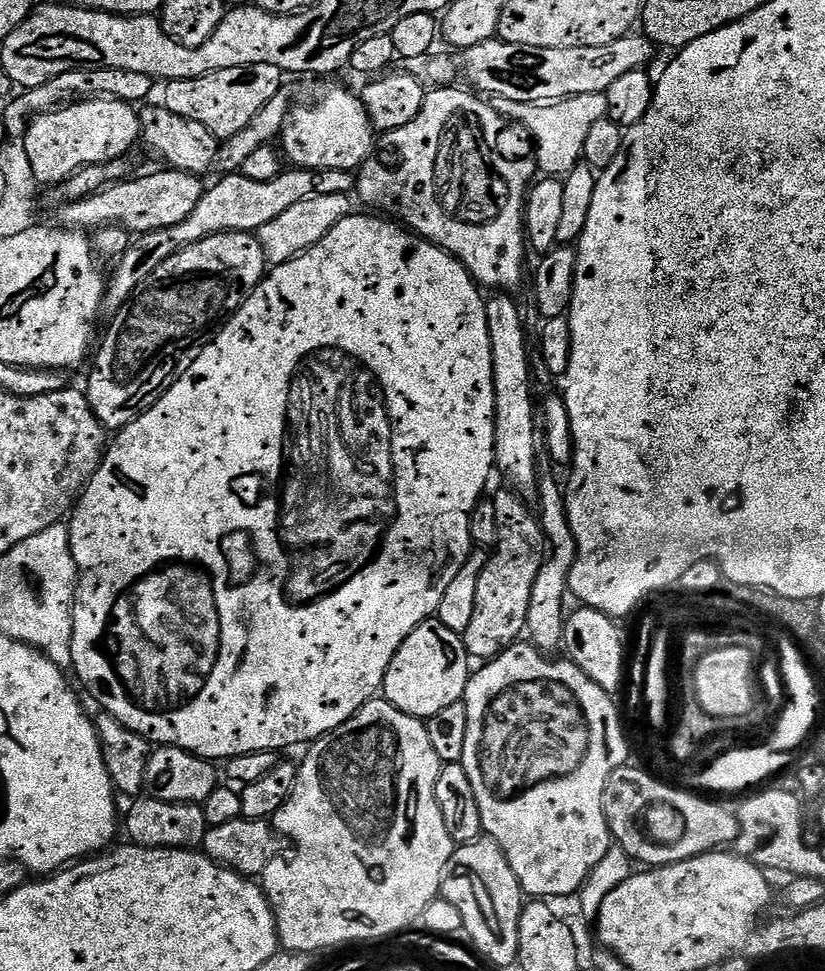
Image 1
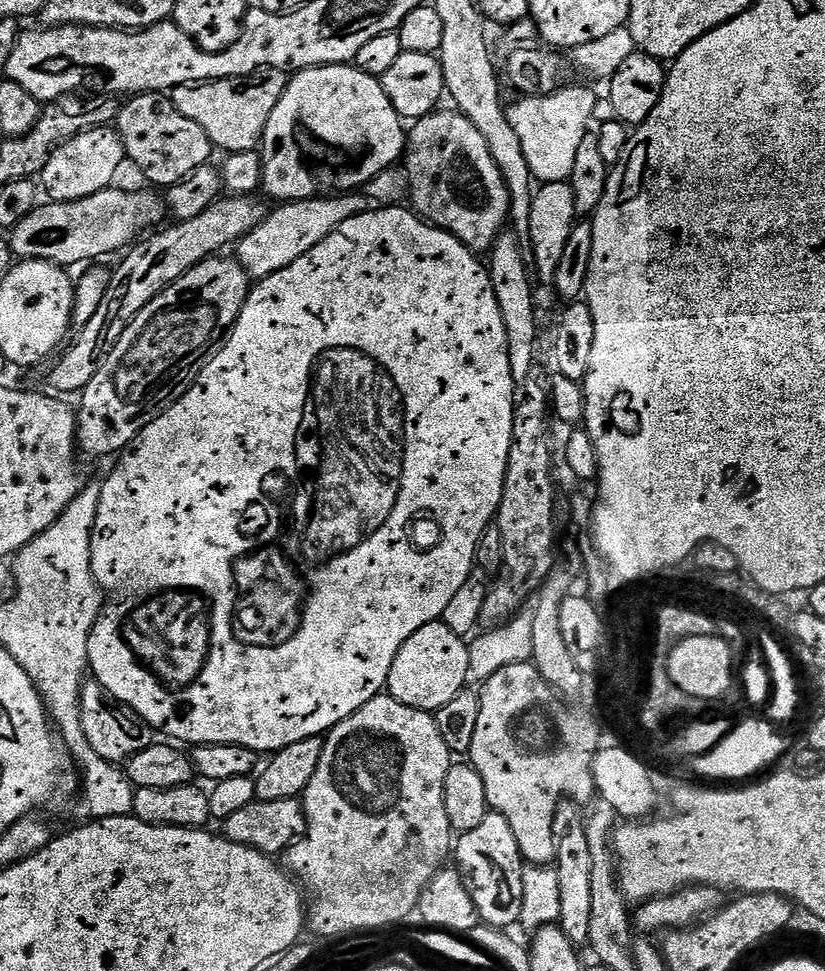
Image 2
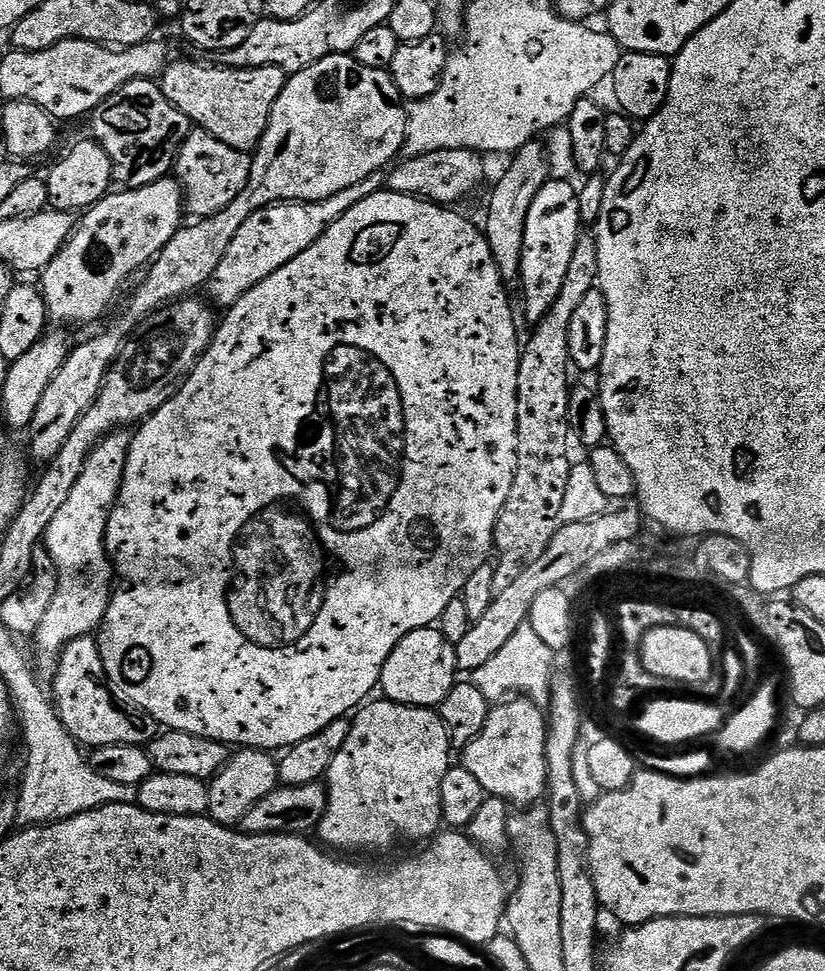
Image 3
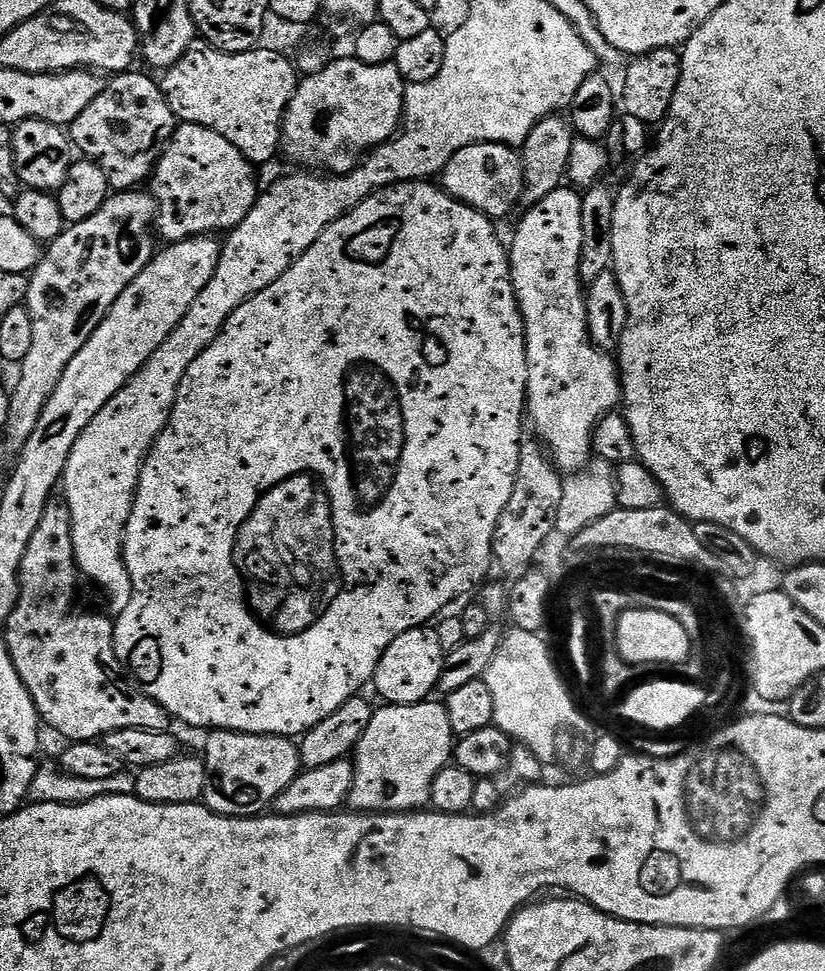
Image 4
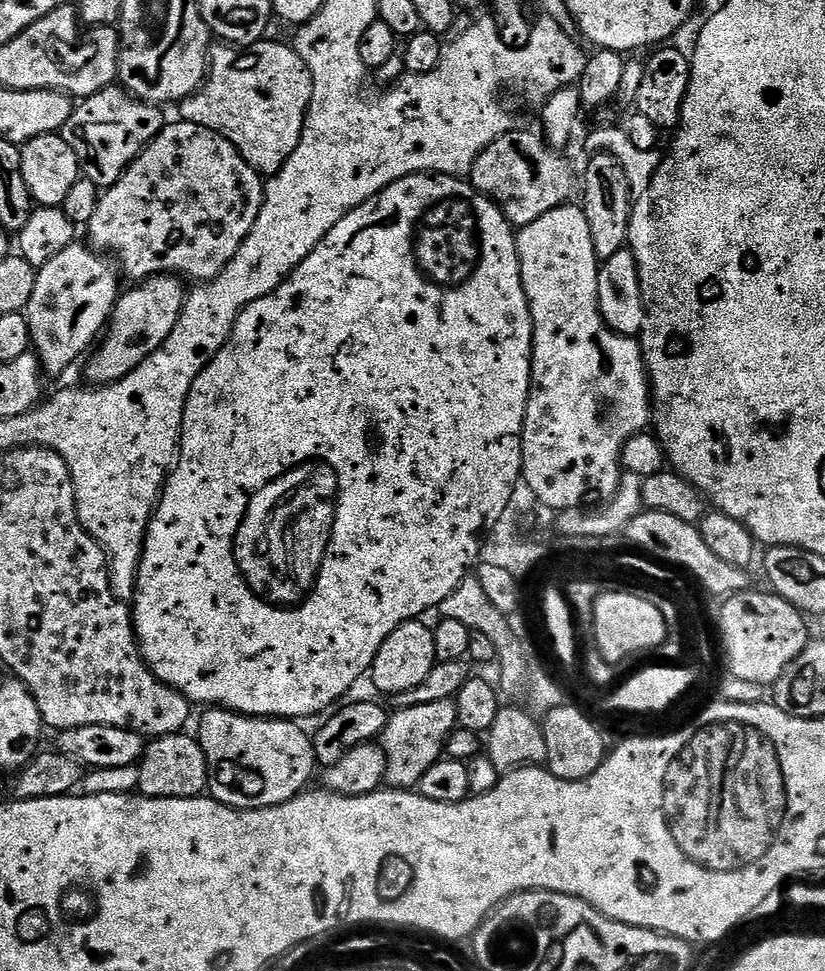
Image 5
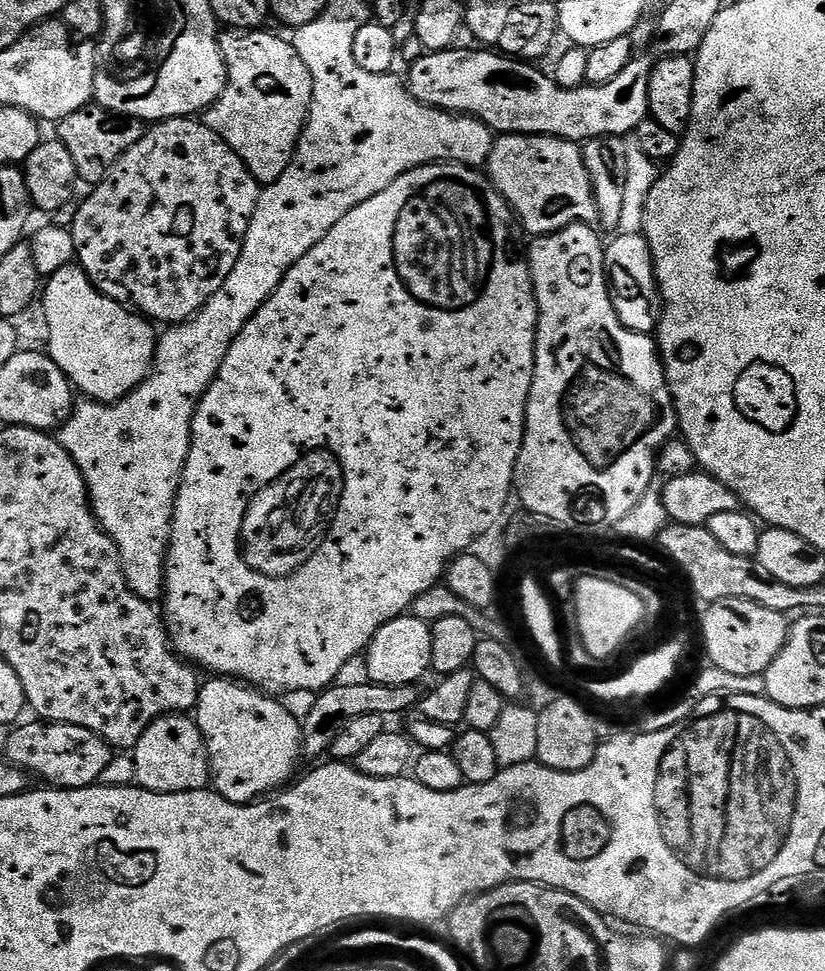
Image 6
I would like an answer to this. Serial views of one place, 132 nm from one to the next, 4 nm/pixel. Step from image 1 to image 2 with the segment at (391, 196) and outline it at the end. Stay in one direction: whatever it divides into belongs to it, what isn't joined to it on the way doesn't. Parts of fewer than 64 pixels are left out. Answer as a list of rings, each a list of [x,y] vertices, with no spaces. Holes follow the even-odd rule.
[[[437,110],[429,113],[428,116],[423,116],[411,125],[407,133],[406,151],[402,156],[402,167],[408,174],[407,195],[410,200],[412,196],[410,204],[417,216],[422,217],[429,224],[435,224],[437,228],[446,229],[467,248],[480,254],[491,249],[493,242],[509,219],[507,186],[477,127],[457,110],[444,111]]]

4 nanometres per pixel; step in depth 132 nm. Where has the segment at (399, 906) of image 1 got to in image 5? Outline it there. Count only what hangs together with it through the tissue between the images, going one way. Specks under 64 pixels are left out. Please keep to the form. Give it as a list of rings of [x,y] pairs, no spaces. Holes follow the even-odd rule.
[[[452,700],[395,709],[378,737],[379,746],[386,756],[384,784],[401,790],[415,789],[422,774],[445,755],[448,735],[456,727],[456,705]]]

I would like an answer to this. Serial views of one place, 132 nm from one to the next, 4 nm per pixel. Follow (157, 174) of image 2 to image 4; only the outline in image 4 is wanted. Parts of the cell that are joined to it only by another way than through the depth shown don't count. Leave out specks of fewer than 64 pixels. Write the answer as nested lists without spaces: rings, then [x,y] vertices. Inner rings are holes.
[[[136,71],[113,75],[105,83],[102,94],[70,125],[75,151],[100,167],[113,193],[135,189],[151,177],[178,127],[159,83]]]

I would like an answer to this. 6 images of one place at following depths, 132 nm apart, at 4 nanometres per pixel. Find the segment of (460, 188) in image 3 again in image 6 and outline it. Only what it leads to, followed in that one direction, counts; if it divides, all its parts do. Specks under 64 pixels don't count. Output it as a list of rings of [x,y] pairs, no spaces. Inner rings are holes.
[[[504,134],[493,143],[492,153],[486,165],[487,175],[496,191],[508,201],[513,213],[524,219],[529,237],[549,236],[571,224],[595,225],[598,220],[596,195],[592,178],[586,168],[584,154],[579,143],[559,140],[557,136],[514,136]]]

